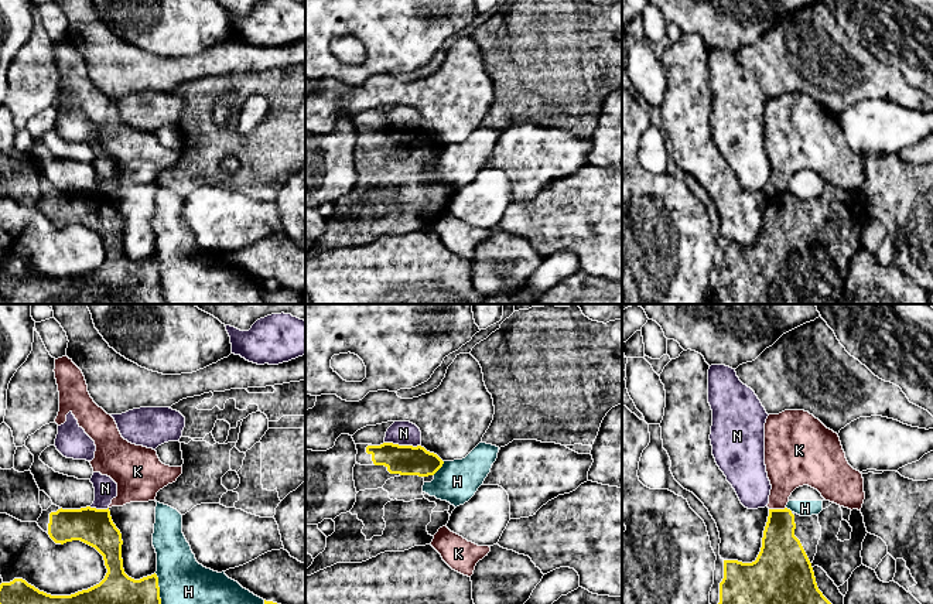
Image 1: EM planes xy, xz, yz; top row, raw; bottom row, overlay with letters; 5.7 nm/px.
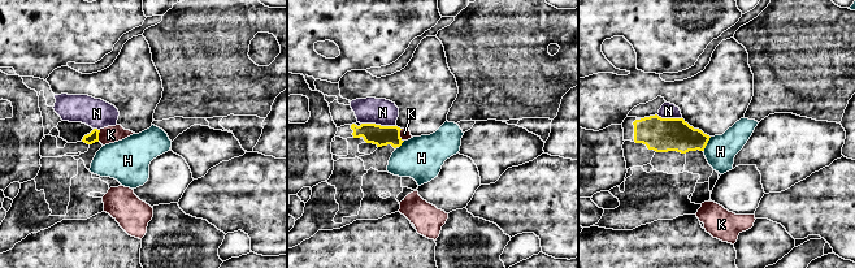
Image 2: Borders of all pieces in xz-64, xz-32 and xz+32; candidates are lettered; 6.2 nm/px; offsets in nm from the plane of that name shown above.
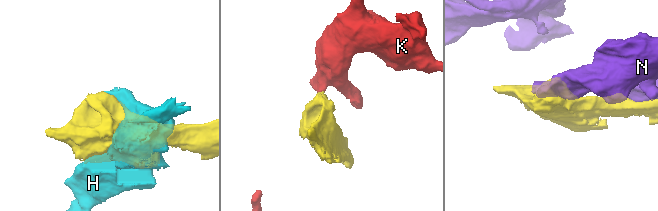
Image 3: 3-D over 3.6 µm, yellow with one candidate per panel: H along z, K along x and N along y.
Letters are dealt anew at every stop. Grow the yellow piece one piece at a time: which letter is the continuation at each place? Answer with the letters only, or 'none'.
none

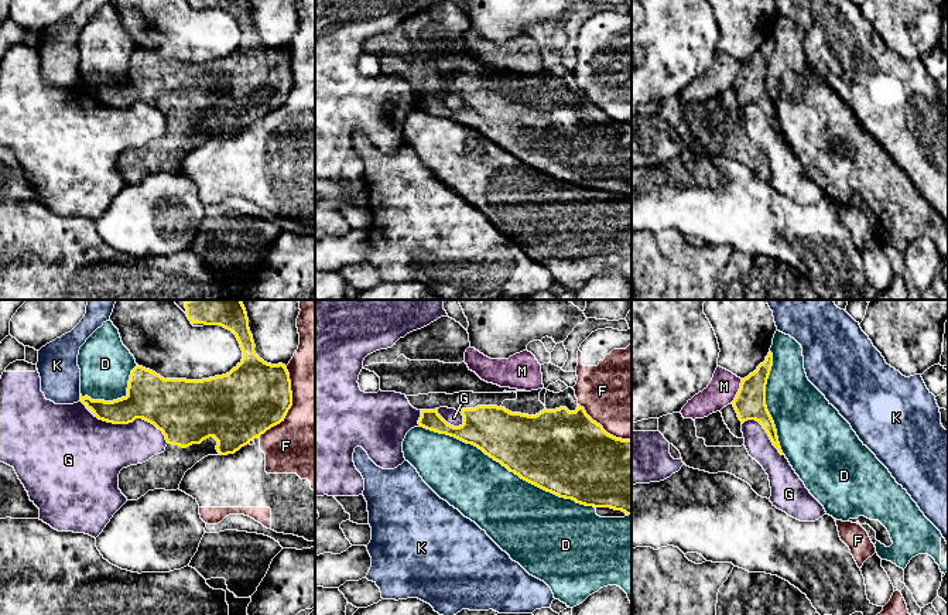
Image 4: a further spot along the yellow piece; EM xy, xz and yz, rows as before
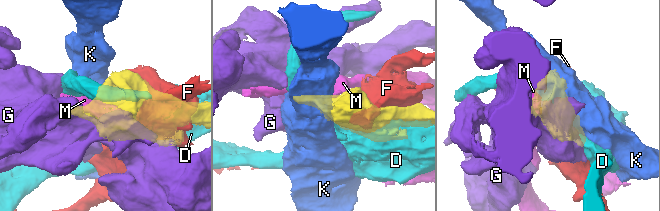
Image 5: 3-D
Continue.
none

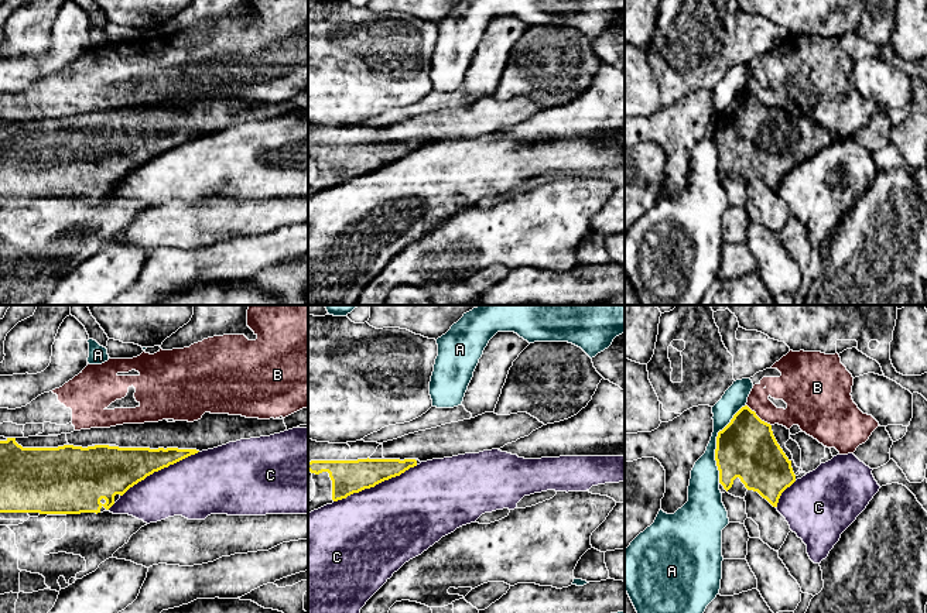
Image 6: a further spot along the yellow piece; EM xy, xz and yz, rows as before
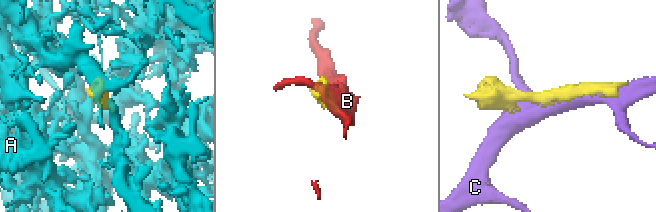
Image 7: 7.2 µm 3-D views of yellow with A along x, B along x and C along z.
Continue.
none

